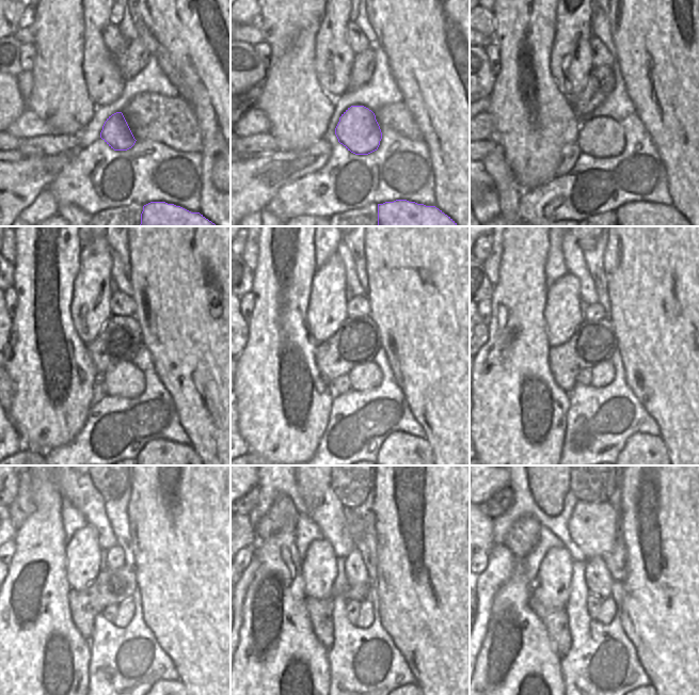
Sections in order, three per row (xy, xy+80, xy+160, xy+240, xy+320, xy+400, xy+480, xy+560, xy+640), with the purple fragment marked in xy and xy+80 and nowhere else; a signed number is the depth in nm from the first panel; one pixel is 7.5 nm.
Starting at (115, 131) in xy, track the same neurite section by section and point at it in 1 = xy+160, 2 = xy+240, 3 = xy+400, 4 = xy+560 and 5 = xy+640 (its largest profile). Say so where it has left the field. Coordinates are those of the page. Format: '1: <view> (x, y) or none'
1: xy+160 (600, 137)
2: xy+240 (125, 379)
3: xy+400 (601, 375)
4: xy+560 (365, 617)
5: xy+640 (606, 614)

